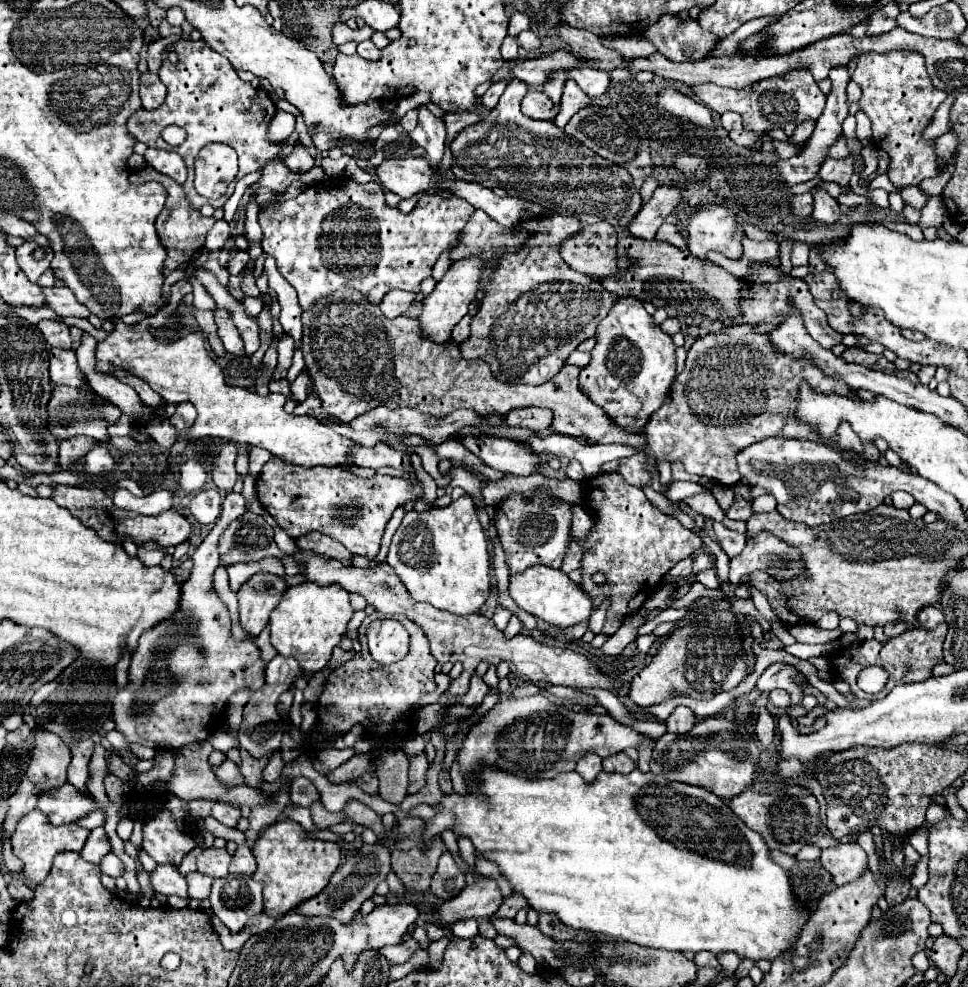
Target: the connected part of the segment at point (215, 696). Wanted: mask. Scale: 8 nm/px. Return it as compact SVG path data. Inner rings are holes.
M229 492L223 500L223 512L217 520L215 528L209 532L209 536L197 546L193 552L193 570L189 580L181 586L181 600L177 612L173 612L169 618L161 620L153 628L145 630L139 638L139 644L135 648L135 654L131 656L129 666L129 684L121 688L115 696L115 730L125 736L129 744L141 744L149 746L153 750L177 750L187 744L203 742L207 740L221 724L225 714L225 704L233 692L239 688L251 688L259 690L265 684L263 670L265 662L259 656L259 648L253 642L239 642L231 636L231 618L227 612L227 606L217 596L213 586L213 572L219 566L217 556L217 540L221 532L227 528L229 522L237 520L245 514L245 498L241 494ZM163 662L167 662L169 674L163 676Z

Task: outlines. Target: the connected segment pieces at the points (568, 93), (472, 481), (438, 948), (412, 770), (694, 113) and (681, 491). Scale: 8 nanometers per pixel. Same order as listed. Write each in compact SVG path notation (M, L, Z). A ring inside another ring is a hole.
M567 80L565 90L563 90L563 98L561 98L561 114L553 122L559 128L563 128L575 112L579 112L581 108L585 108L589 104L591 104L589 96L585 96L585 92L581 92L581 88L577 88L577 84L573 84L573 80Z
M455 466L455 468L449 470L447 474L451 476L451 488L455 488L455 486L463 488L463 490L473 498L475 506L479 506L479 504L483 502L481 490L483 490L483 486L487 484L487 480L479 478L475 472L471 472L471 470L467 470L467 468L461 468L461 466Z
M441 938L439 942L433 942L431 946L429 946L429 968L431 970L437 970L439 966L441 966L441 962L443 962L443 952L445 952L445 948L447 948L447 944L449 944L449 938Z
M419 754L415 758L411 758L411 766L409 766L409 786L407 792L415 794L425 786L425 772L427 772L427 758L425 754Z
M663 90L657 96L657 106L681 120L689 120L703 128L713 128L713 114L703 104L679 94L677 90Z
M675 481L672 483L667 498L672 502L680 502L689 496L694 496L695 494L709 493L712 492L697 483L687 482L687 481Z

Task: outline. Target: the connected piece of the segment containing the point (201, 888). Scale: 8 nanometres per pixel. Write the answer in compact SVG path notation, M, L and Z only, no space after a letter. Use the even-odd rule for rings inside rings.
M191 872L189 876L186 876L186 881L188 884L188 897L190 899L205 900L205 898L209 898L213 878L203 876L199 872Z

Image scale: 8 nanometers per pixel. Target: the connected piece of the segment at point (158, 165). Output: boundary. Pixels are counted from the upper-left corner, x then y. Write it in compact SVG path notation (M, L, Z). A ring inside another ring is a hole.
M149 148L143 154L145 162L149 166L153 166L157 172L171 176L177 184L183 184L187 178L187 166L181 160L181 156L177 152L167 152L167 150L157 150L157 148Z

